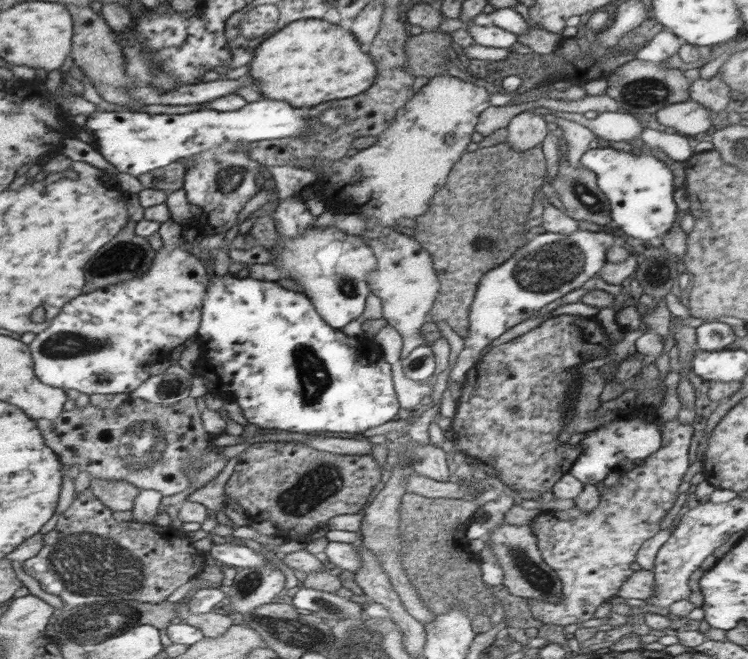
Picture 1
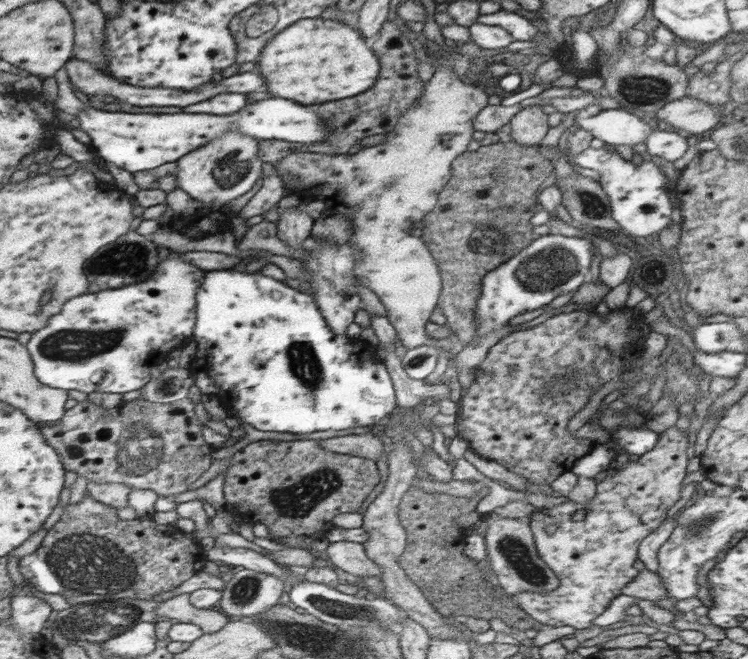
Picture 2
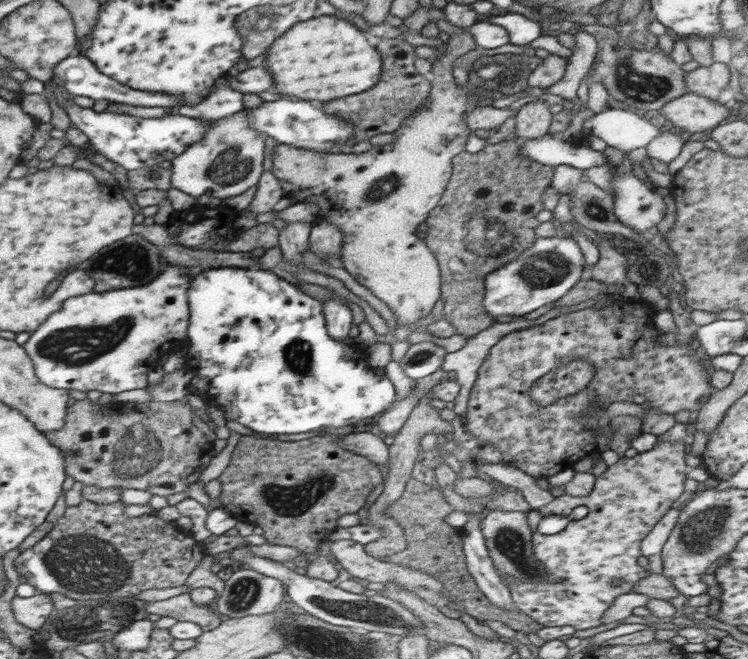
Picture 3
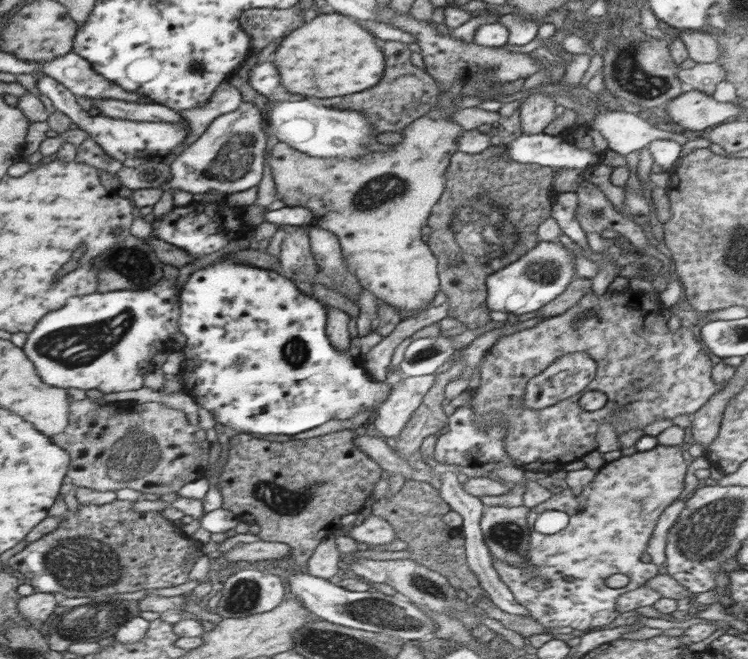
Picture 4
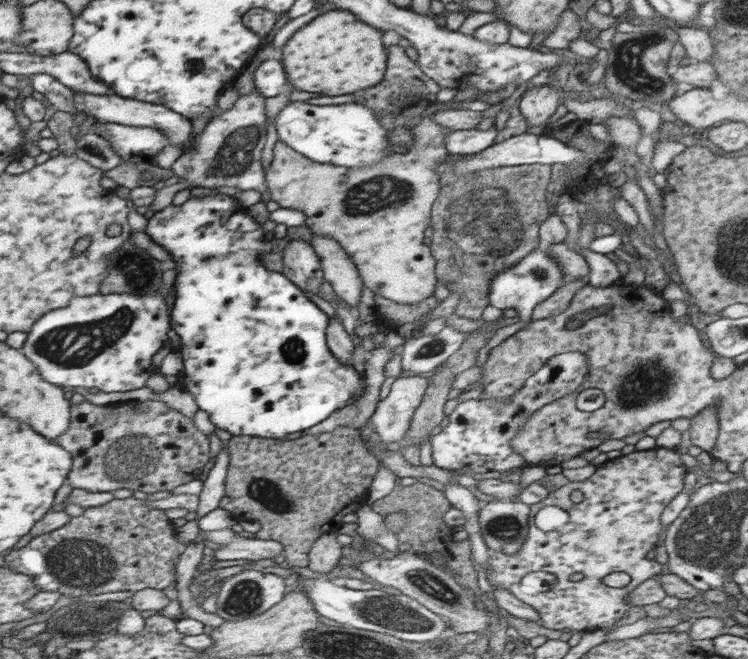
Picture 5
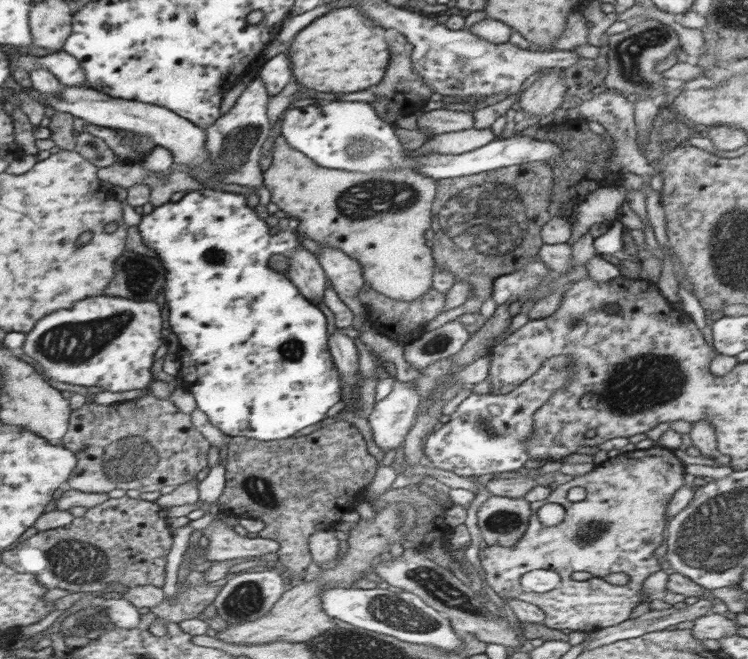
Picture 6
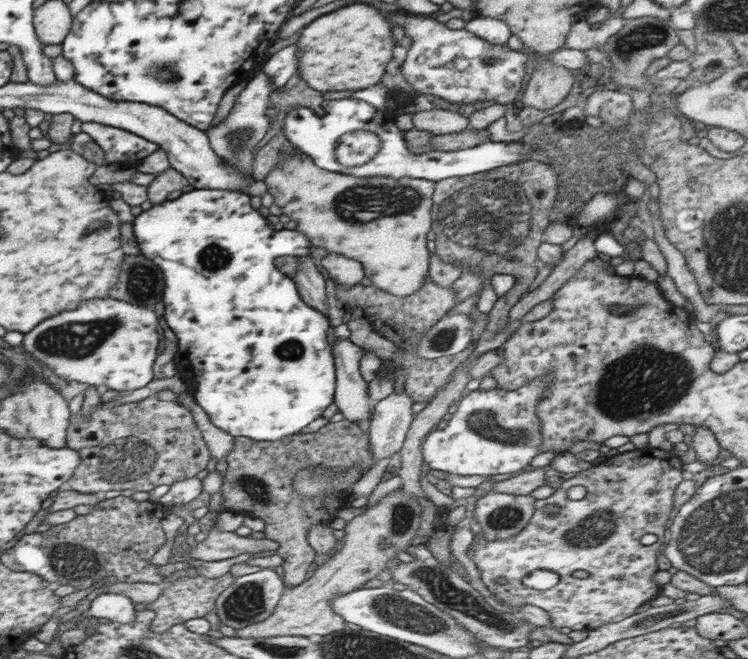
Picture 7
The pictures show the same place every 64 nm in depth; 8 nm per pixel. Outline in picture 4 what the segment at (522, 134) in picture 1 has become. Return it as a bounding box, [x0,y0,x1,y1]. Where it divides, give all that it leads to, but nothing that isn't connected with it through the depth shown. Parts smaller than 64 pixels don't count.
[518,93,556,134]

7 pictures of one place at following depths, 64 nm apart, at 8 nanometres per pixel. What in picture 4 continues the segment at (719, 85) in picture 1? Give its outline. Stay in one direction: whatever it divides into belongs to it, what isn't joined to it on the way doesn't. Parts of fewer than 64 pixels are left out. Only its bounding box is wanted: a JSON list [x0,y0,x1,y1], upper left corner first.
[679,60,726,94]

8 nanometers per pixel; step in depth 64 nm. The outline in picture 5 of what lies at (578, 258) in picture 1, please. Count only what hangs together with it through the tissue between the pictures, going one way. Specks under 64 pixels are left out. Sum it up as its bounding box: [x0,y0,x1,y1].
[489,246,568,322]

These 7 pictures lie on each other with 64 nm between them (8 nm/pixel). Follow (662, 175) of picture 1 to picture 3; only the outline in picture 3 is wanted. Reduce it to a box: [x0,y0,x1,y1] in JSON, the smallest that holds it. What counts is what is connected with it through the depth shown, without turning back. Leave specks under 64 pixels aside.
[521,133,666,234]

